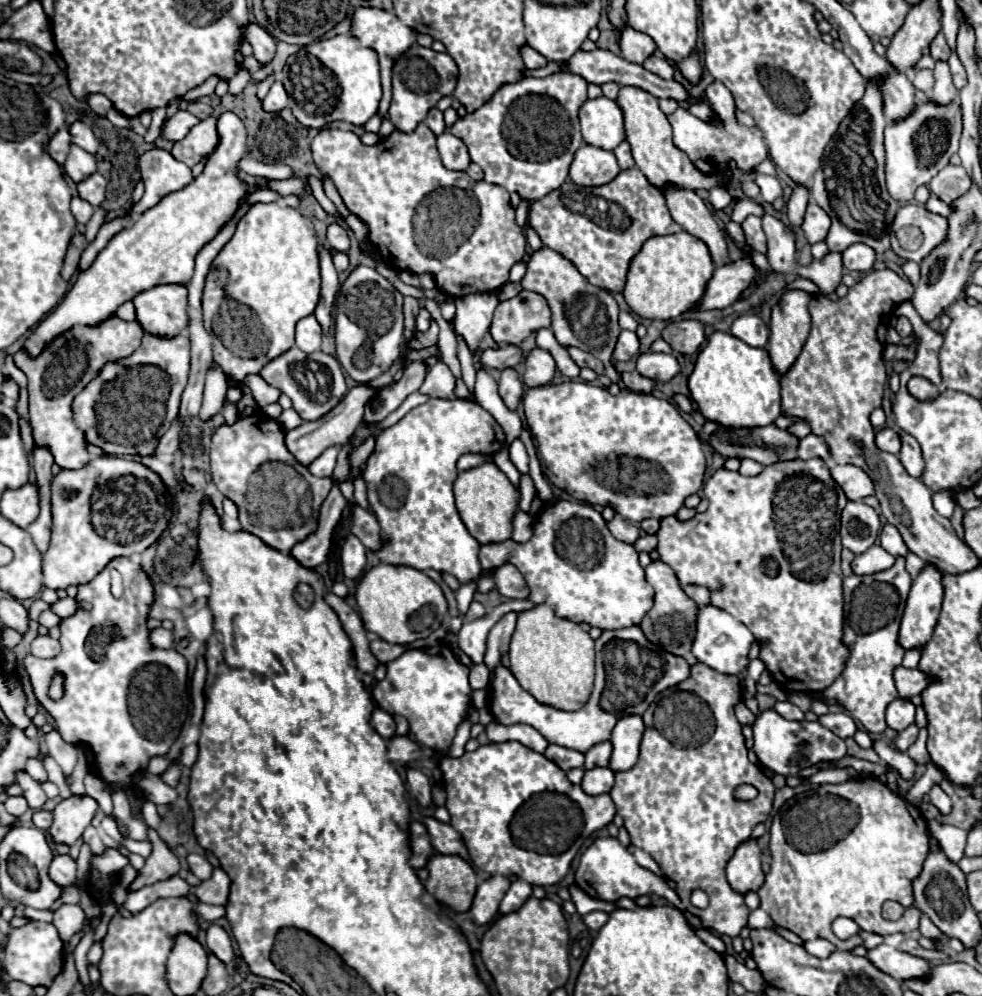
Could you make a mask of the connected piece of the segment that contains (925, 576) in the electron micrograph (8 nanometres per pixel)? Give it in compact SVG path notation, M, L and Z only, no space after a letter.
M927 565L919 577L915 577L901 617L899 645L903 645L903 649L919 649L931 639L941 611L941 601L941 571Z

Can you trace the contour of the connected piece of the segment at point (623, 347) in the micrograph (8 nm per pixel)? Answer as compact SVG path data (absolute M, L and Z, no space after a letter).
M621 331L619 341L615 345L615 359L629 361L633 355L639 353L639 339L633 331Z

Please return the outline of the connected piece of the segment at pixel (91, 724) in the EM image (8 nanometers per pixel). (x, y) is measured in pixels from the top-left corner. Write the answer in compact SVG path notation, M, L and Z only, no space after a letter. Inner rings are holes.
M115 557L87 585L77 587L75 599L91 603L91 609L77 609L71 617L61 619L61 653L53 659L27 655L23 667L29 673L33 691L39 703L55 719L59 735L67 743L87 745L93 753L93 773L111 789L113 813L127 825L131 837L147 841L147 829L141 813L133 813L133 803L125 789L135 785L133 775L147 769L147 761L157 755L167 755L189 713L187 693L187 661L175 649L157 649L149 643L147 613L153 605L153 581L143 573L143 567L127 557ZM117 569L125 581L121 599L113 599L109 591L109 573ZM95 629L117 629L117 637L105 647L101 661L95 661L85 651L85 641ZM55 675L63 675L63 697L51 699L49 685ZM139 707L139 729L133 723L133 713Z

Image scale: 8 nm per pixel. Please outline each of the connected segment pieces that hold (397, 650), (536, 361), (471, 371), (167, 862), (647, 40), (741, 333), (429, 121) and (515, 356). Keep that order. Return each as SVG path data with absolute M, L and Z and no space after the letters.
M375 639L375 641L371 641L371 651L379 659L379 663L389 663L389 661L397 659L401 653L409 651L409 647L407 645L391 645L383 639Z
M535 349L525 359L525 363L527 363L527 371L523 375L525 387L541 387L541 385L547 385L553 379L555 361L553 361L553 357L547 351Z
M465 349L465 361L461 365L461 375L463 375L463 381L465 385L473 391L473 385L475 385L475 373L477 373L477 365L475 365L475 357L469 353L469 349Z
M151 831L151 839L149 841L153 843L153 851L151 851L145 867L139 871L135 881L129 885L129 891L137 891L137 889L141 889L145 885L169 879L169 877L179 873L177 857L171 853L171 849L159 837L153 835L153 831Z
M627 27L623 33L621 33L621 41L619 41L619 47L621 47L621 57L631 61L631 63L643 63L649 55L653 55L655 51L655 43L649 35L645 33L639 33L631 27Z
M741 315L731 325L731 335L751 347L765 347L769 329L759 315Z
M435 107L435 109L431 109L431 113L427 115L427 119L425 119L425 125L435 133L435 135L441 135L443 131L445 131L445 123L443 123L443 113Z
M503 345L503 347L495 347L495 349L487 349L479 353L479 363L483 367L489 369L507 369L507 367L515 367L521 361L523 353L517 345Z

